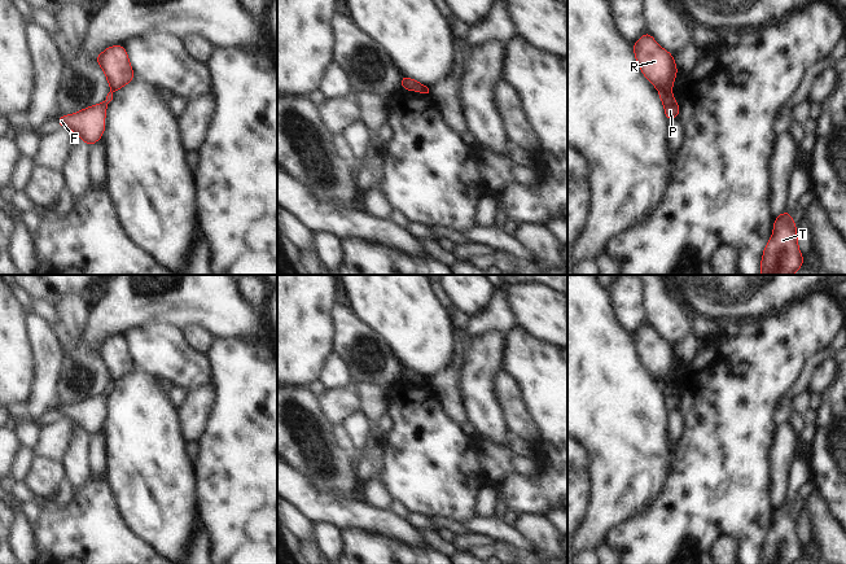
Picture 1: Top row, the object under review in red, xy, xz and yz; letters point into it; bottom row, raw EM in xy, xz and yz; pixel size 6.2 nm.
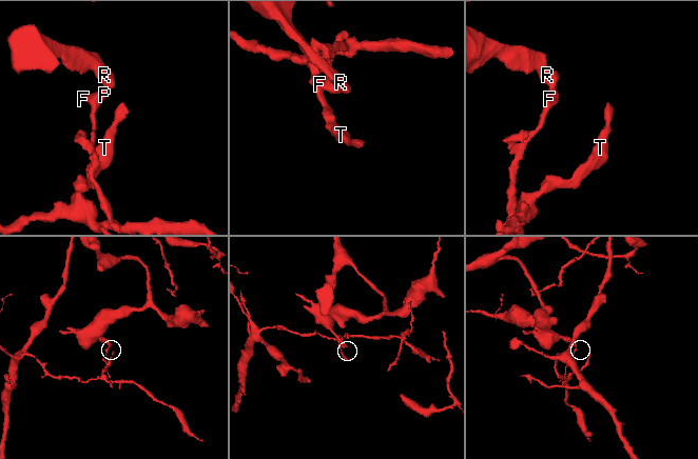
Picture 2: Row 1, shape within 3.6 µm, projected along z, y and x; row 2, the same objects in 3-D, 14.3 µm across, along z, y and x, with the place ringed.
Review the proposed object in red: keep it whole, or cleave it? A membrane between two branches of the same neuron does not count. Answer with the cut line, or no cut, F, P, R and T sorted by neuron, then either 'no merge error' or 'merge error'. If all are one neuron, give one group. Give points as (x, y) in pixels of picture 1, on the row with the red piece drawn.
cut yz (660, 90), (670, 92); groups F P T / R; merge error

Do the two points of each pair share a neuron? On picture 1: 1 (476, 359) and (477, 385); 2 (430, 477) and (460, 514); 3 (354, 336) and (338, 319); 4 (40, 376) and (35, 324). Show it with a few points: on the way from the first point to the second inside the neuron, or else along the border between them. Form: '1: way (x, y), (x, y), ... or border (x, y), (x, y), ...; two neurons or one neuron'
1: way (478, 366), (480, 376), (477, 379); one neuron
2: way (439, 486), (457, 505); one neuron
3: way (350, 332), (342, 323); one neuron
4: way (42, 363), (42, 337); one neuron

